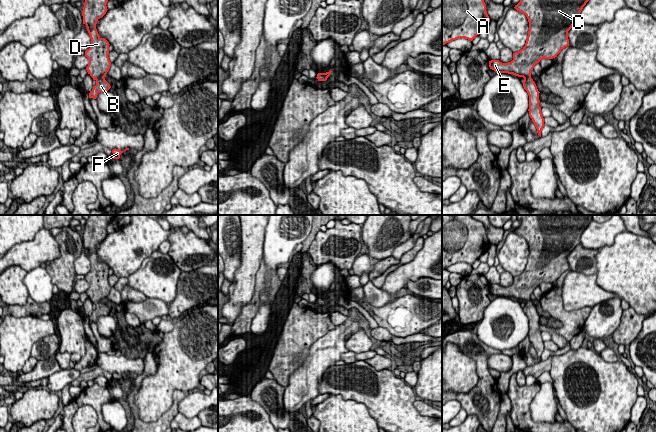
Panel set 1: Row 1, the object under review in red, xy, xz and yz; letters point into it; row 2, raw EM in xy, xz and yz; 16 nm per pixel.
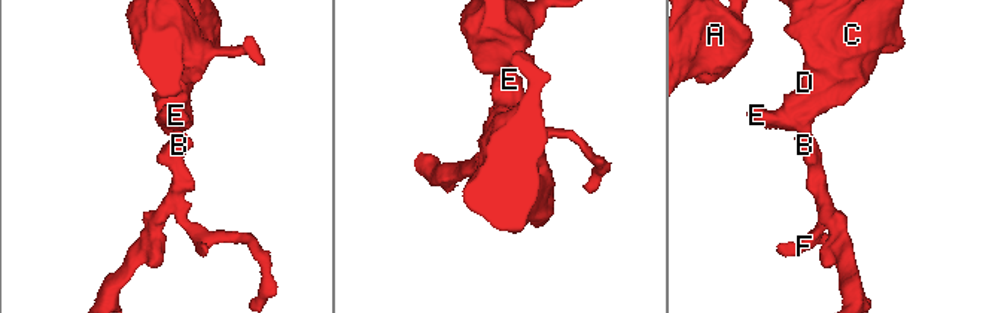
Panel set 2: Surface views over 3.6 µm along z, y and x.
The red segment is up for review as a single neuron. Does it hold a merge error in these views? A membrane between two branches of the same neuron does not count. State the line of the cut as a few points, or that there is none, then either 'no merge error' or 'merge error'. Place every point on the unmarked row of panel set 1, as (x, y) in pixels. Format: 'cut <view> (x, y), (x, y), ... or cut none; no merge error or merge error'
cut none; no merge error

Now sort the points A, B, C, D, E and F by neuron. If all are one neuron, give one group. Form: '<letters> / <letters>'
A B C D E F

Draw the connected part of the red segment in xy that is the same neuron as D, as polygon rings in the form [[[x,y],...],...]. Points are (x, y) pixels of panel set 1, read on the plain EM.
[[[89,215],[86,220],[82,240],[83,248],[91,262],[91,270],[85,275],[85,280],[89,284],[86,291],[88,298],[96,305],[89,322],[96,323],[100,316],[108,315],[111,310],[105,304],[105,300],[110,293],[109,266],[101,262],[97,256],[97,245],[107,236],[107,226],[117,215]]]

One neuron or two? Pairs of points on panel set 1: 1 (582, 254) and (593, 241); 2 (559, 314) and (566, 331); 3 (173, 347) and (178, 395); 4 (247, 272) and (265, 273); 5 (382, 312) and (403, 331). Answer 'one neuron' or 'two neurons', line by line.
1: two neurons
2: one neuron
3: two neurons
4: two neurons
5: one neuron

